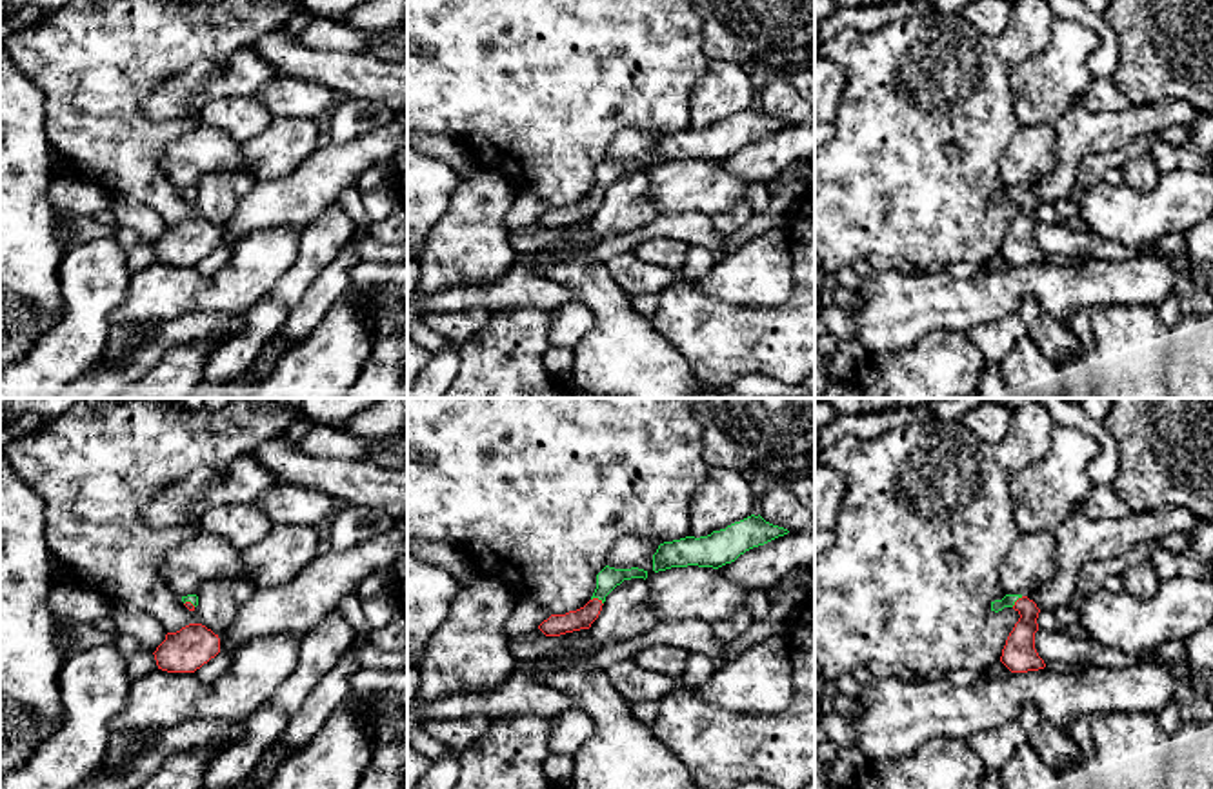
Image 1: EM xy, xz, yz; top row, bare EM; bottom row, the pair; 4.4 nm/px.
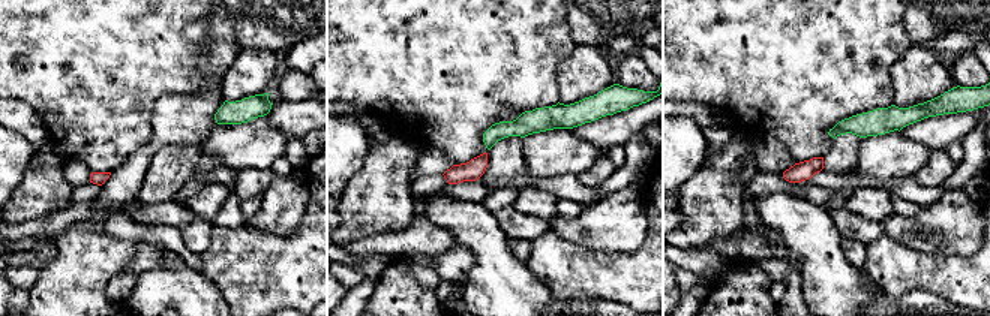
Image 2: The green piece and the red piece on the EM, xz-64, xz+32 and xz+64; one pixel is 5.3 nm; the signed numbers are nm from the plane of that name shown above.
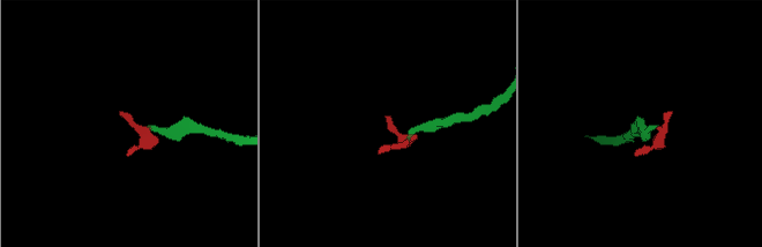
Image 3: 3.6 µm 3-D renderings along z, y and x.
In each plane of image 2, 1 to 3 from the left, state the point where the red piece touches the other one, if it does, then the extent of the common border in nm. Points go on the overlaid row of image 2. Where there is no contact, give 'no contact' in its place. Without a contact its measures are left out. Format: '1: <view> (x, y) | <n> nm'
1: no contact
2: no contact
3: no contact

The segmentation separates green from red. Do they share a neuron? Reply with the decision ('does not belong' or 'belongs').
belongs

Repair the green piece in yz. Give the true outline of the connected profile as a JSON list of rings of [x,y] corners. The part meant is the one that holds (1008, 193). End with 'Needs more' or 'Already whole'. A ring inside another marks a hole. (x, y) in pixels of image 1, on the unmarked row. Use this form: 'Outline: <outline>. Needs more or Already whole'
Outline: [[[1006,187],[1002,193],[991,195],[991,204],[998,205],[1004,200],[1013,200],[1020,211],[1009,225],[1002,242],[1000,255],[1011,265],[1028,265],[1044,262],[1046,256],[1035,242],[1035,225],[1038,224],[1040,202],[1033,193],[1022,187]]]. Needs more

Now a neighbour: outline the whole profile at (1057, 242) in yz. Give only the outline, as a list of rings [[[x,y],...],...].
[[[1038,222],[1035,225],[1035,242],[1046,258],[1053,260],[1089,260],[1104,258],[1109,262],[1126,262],[1137,255],[1137,251],[1106,240],[1093,233],[1078,233],[1058,224]]]

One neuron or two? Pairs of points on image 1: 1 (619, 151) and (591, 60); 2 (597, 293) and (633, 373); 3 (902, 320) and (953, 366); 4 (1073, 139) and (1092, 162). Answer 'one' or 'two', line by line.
1: two
2: one
3: two
4: two

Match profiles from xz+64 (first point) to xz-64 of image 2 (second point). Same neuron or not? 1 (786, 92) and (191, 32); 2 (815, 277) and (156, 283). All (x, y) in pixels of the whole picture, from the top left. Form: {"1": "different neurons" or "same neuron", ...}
{"1": "different neurons", "2": "same neuron"}

